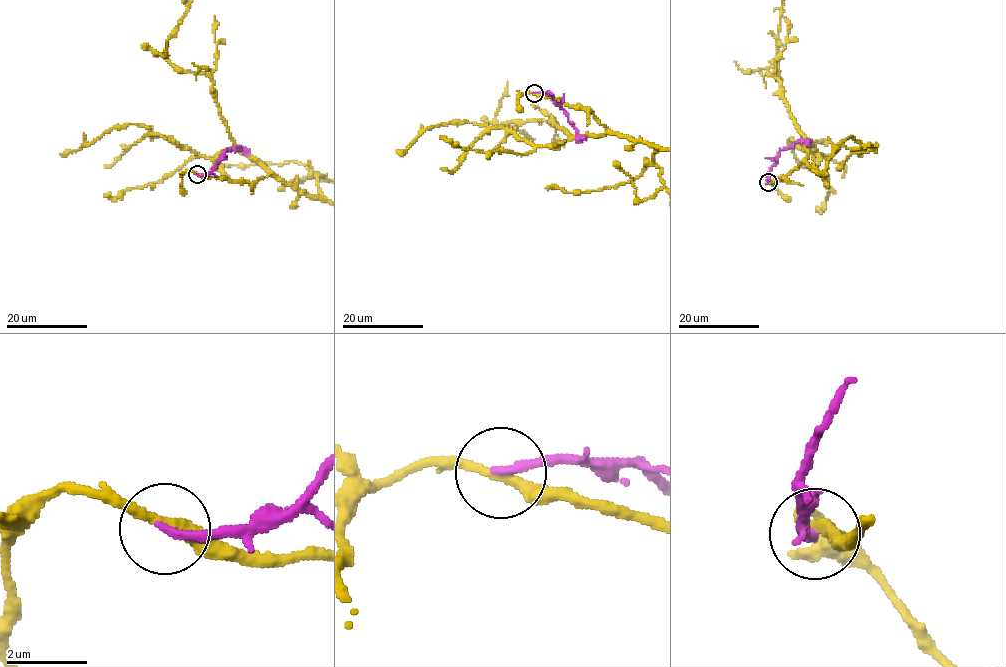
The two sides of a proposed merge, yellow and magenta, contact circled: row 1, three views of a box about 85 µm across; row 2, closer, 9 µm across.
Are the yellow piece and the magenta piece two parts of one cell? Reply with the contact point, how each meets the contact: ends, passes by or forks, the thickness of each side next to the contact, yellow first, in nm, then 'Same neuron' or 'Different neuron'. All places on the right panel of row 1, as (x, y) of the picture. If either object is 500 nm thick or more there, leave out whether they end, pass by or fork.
Place: (768, 182). At the ring yellow passes by. At the ring magenta ends. Thickness 260 nm (yellow) against 200 nm. Different neuron

